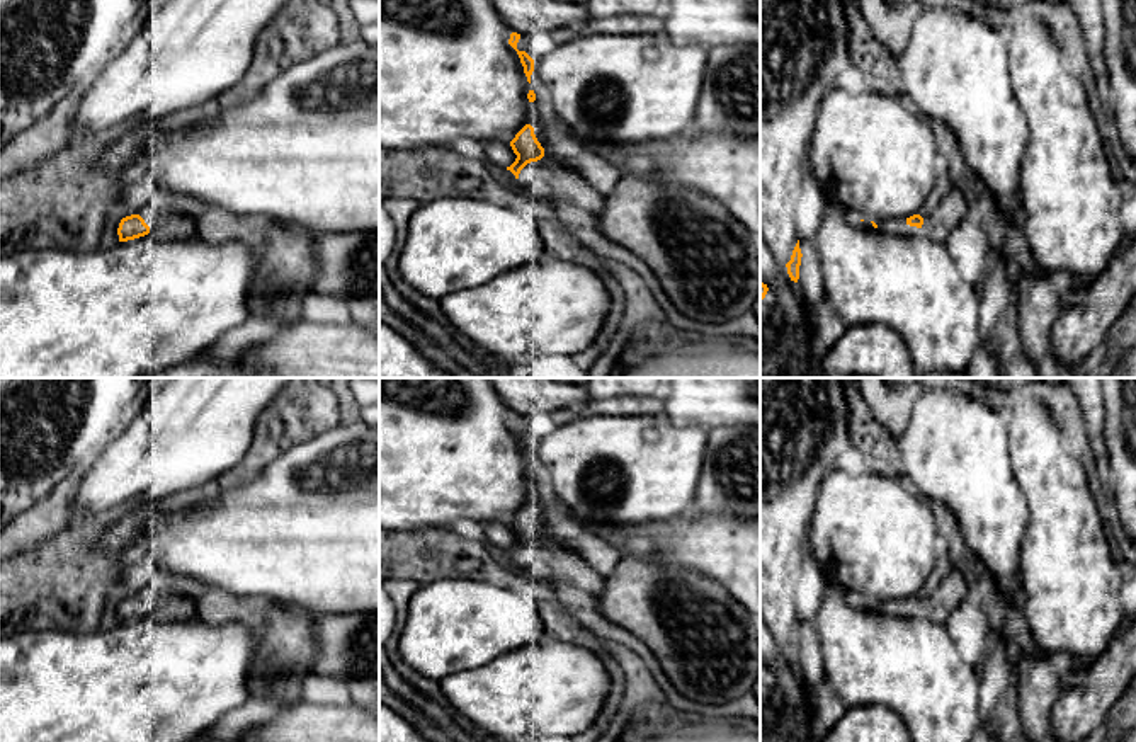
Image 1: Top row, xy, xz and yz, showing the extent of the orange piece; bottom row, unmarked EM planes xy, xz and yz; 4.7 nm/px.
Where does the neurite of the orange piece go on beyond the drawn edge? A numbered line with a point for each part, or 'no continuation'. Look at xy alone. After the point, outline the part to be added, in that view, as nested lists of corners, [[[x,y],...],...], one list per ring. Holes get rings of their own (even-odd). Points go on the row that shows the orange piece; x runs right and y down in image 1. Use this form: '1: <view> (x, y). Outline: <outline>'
1: xy (167, 225). Outline: [[[153,204],[138,213],[150,226],[150,235],[162,240],[187,240],[197,237],[196,220],[173,211],[156,209]]]

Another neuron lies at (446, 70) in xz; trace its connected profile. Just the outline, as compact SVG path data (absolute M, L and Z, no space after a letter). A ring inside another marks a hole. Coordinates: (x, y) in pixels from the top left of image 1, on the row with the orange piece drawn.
M379 0L379 148L406 151L449 145L457 138L471 138L476 141L503 141L508 143L525 126L534 128L534 134L541 146L548 143L556 146L563 138L571 138L573 133L561 123L546 106L541 90L534 90L527 82L524 66L517 51L508 44L512 29L502 20L490 0Z

